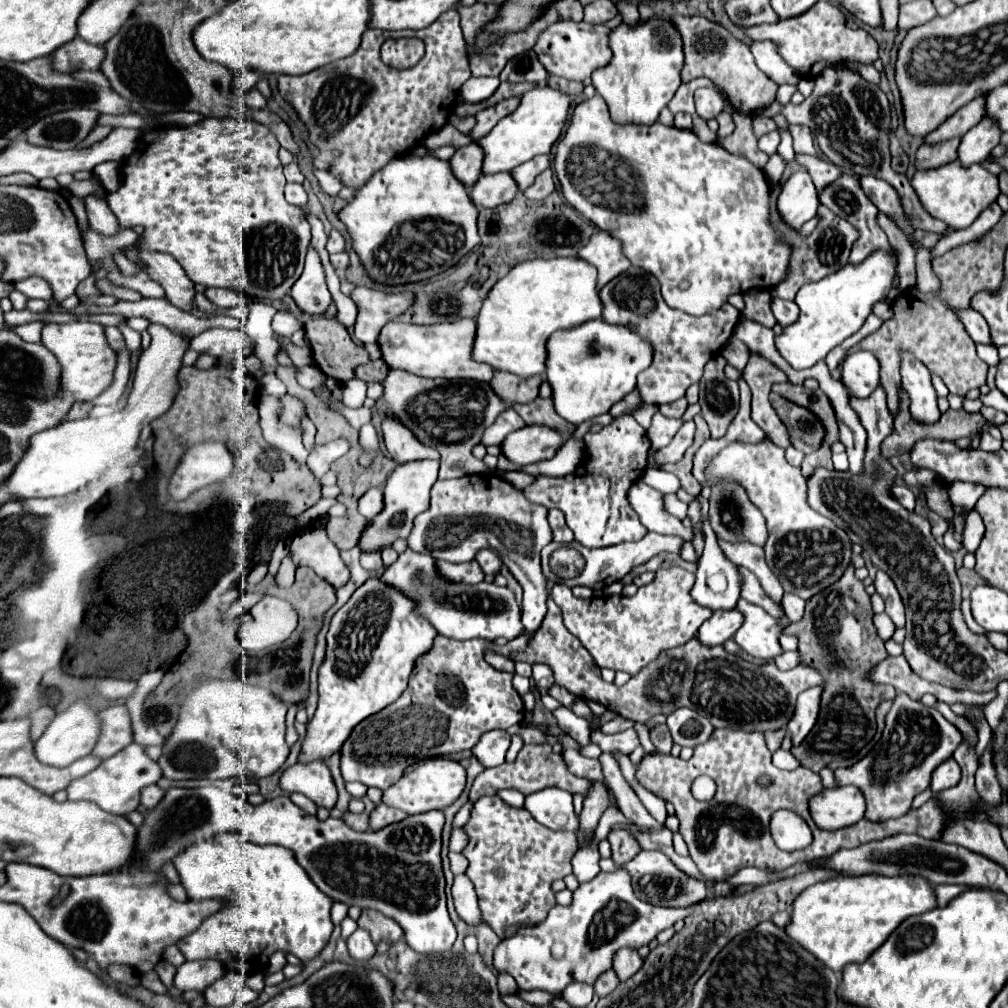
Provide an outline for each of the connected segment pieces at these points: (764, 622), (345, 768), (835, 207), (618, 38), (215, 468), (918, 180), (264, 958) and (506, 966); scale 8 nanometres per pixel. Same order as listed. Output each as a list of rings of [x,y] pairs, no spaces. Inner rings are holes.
[[[740,600],[738,608],[740,612],[744,612],[744,624],[736,632],[734,640],[750,656],[772,662],[776,656],[782,654],[780,636],[784,626],[780,626],[778,620],[766,614],[760,606],[748,604],[746,600]]]
[[[524,632],[524,636],[520,640],[510,640],[506,646],[498,646],[498,644],[488,644],[488,640],[452,640],[446,636],[438,636],[436,644],[432,646],[432,652],[426,652],[414,666],[408,688],[404,690],[404,694],[390,704],[388,708],[376,712],[374,716],[368,716],[366,720],[362,720],[352,734],[348,736],[348,740],[344,742],[342,750],[340,750],[340,772],[344,782],[362,782],[368,788],[380,788],[386,790],[388,786],[396,784],[402,776],[402,772],[424,760],[424,758],[434,758],[434,756],[446,756],[446,754],[454,754],[454,752],[462,752],[462,750],[470,750],[472,744],[476,744],[476,740],[480,740],[480,736],[488,730],[506,730],[514,724],[520,724],[524,720],[524,704],[520,694],[514,690],[512,686],[512,674],[510,672],[500,672],[494,670],[490,664],[484,662],[484,648],[496,648],[504,654],[510,654],[516,648],[524,648],[528,640],[528,632]],[[436,712],[446,716],[448,720],[436,720]]]
[[[844,174],[840,176],[840,180],[836,180],[834,184],[830,184],[828,188],[824,188],[824,192],[820,192],[820,202],[832,210],[836,216],[844,218],[846,222],[850,222],[852,226],[858,229],[860,232],[860,238],[854,242],[852,246],[852,254],[850,254],[850,262],[852,264],[858,264],[860,260],[864,260],[868,254],[872,254],[876,248],[890,248],[888,244],[888,238],[884,236],[884,230],[882,230],[876,221],[878,214],[878,208],[870,202],[870,198],[864,194],[862,186],[860,186],[860,178],[858,176],[852,176],[852,174]],[[832,186],[838,186],[838,192],[832,190]],[[836,192],[836,194],[832,194]]]
[[[650,18],[638,22],[636,28],[620,24],[610,32],[610,64],[592,72],[592,84],[606,100],[612,120],[632,124],[654,124],[660,110],[672,100],[680,86],[680,70],[684,66],[682,36],[668,18]]]
[[[202,442],[188,448],[170,480],[172,500],[184,500],[192,492],[228,478],[234,470],[234,458],[220,442]]]
[[[958,160],[932,170],[918,170],[912,178],[912,186],[918,192],[920,202],[924,204],[924,208],[928,208],[928,212],[932,212],[932,216],[944,220],[956,230],[968,228],[984,208],[996,202],[1000,194],[998,176],[990,174],[982,164],[972,164],[964,168]]]
[[[240,834],[216,836],[210,842],[186,848],[174,866],[190,900],[222,898],[226,908],[208,916],[198,930],[178,940],[176,946],[164,950],[164,960],[178,967],[186,960],[214,958],[228,968],[250,968],[246,972],[262,972],[274,952],[290,952],[302,964],[316,958],[330,940],[334,930],[330,922],[332,900],[324,896],[308,880],[286,848],[258,846],[244,842]]]
[[[624,868],[600,872],[594,880],[574,890],[570,906],[554,906],[544,922],[520,928],[520,932],[502,940],[494,950],[494,968],[508,972],[520,990],[546,990],[556,994],[570,982],[594,984],[602,972],[612,968],[612,954],[618,948],[646,946],[658,932],[674,926],[674,922],[692,914],[692,910],[694,908],[656,908],[642,902],[636,898],[630,874]],[[604,910],[614,932],[606,932]]]

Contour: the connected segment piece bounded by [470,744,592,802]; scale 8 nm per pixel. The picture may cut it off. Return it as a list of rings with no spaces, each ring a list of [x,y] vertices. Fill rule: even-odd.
[[[528,744],[520,750],[520,754],[514,762],[510,762],[510,764],[506,762],[500,768],[488,768],[482,774],[478,774],[470,788],[470,802],[476,802],[482,796],[492,796],[504,788],[516,788],[522,794],[530,794],[530,792],[536,792],[536,790],[542,790],[548,786],[556,786],[556,788],[562,788],[562,790],[568,790],[572,794],[580,794],[586,798],[592,784],[586,778],[578,778],[578,776],[570,774],[566,768],[564,756],[554,754],[550,744]]]

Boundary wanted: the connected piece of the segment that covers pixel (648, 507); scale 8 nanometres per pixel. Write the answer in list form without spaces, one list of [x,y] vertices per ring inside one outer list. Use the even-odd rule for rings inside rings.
[[[636,480],[628,490],[628,502],[640,516],[640,522],[648,528],[648,532],[672,534],[692,540],[692,528],[684,528],[680,520],[668,514],[664,510],[664,496],[658,490],[644,484],[642,480]]]

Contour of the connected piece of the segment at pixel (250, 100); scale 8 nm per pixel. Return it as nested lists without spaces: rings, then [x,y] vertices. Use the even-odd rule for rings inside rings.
[[[252,88],[252,90],[246,94],[246,104],[248,104],[250,108],[264,108],[266,102],[268,102],[268,100],[260,94],[258,88]]]

